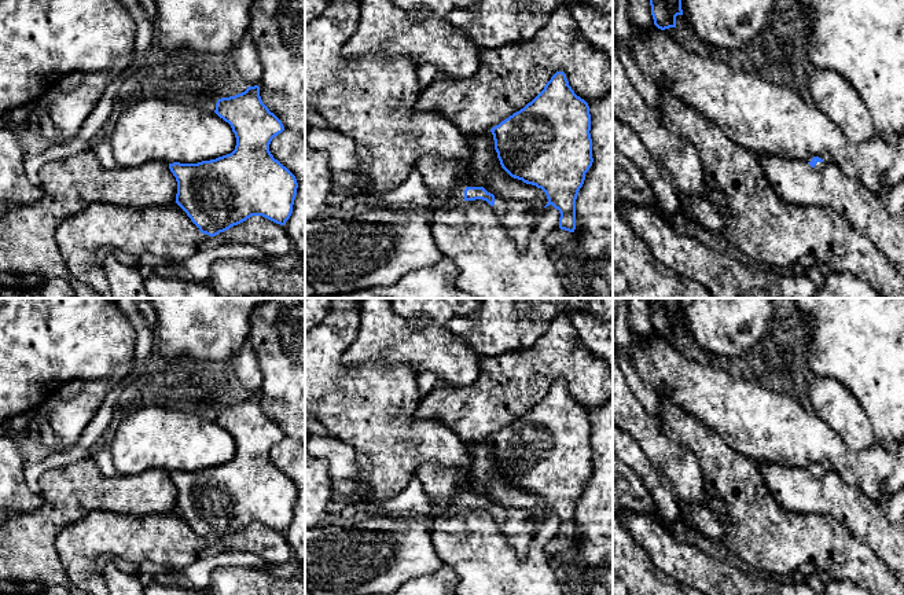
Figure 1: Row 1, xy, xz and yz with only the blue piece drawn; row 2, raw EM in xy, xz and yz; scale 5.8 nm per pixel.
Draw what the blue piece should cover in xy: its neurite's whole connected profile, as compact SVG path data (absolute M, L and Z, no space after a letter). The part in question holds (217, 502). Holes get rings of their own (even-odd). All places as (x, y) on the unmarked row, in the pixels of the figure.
M258 393L218 407L214 420L231 433L236 445L235 458L198 471L169 471L177 489L176 511L209 544L216 544L251 524L262 524L284 533L293 521L298 491L269 459L272 447L284 438L282 429L262 411Z

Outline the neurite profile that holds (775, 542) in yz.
M670 397L659 398L661 430L692 451L705 481L709 507L725 525L723 546L756 573L789 580L804 562L826 570L831 580L850 580L872 595L904 595L900 581L872 551L842 522L826 514L798 514L782 508L768 491L757 463L728 447L714 431L680 408Z

